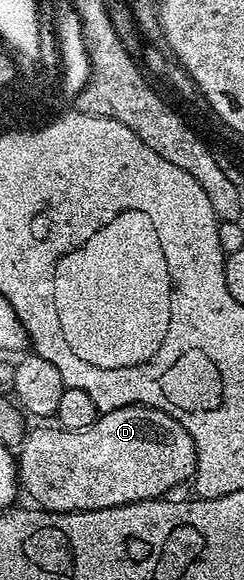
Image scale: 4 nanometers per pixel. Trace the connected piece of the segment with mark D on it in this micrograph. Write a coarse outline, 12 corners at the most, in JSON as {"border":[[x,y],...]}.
{"border":[[144,404],[36,428],[18,480],[46,512],[159,500],[194,438]]}

